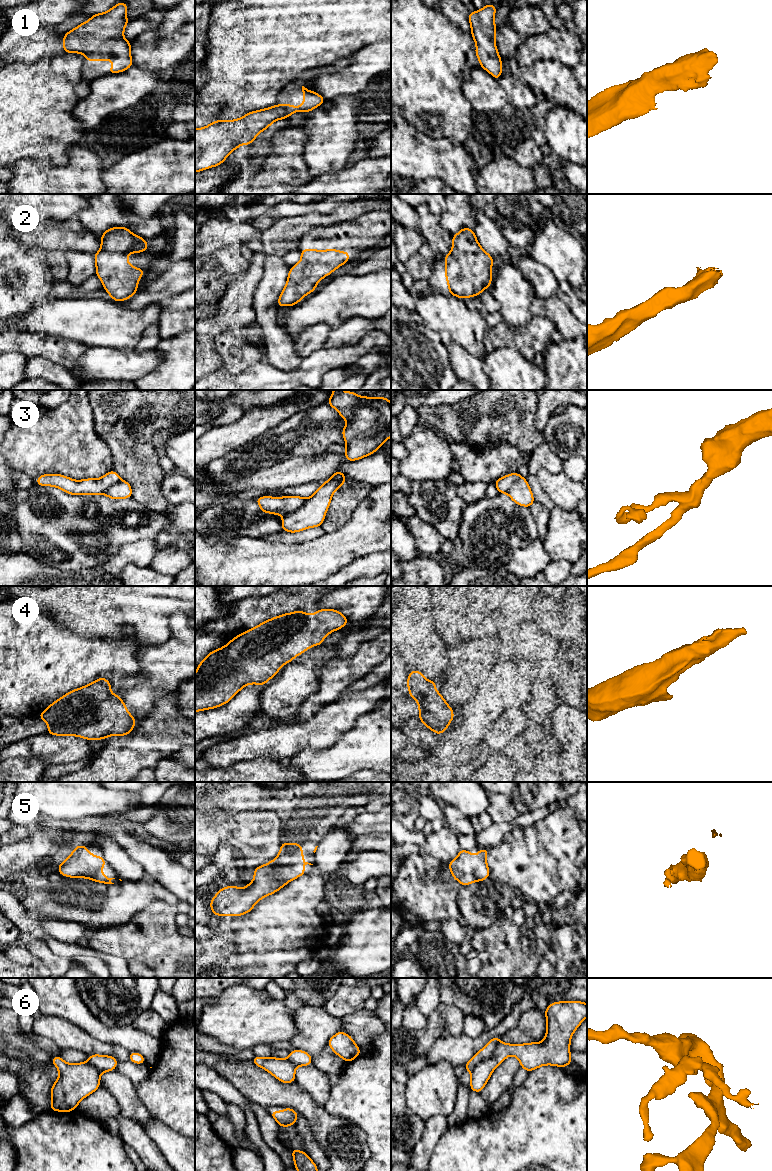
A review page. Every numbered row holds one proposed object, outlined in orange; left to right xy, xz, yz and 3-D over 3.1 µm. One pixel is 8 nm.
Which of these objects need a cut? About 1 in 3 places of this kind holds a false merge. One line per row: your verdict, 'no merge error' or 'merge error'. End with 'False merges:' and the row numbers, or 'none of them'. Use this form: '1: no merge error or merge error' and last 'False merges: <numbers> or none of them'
1: no merge error
2: no merge error
3: merge error
4: no merge error
5: no merge error
6: merge error
False merges: 3, 6

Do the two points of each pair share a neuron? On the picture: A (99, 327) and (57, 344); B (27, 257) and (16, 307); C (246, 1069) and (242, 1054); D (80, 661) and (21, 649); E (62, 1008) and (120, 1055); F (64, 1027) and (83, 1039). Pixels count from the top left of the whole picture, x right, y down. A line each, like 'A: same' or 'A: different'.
A: different
B: same
C: different
D: same
E: different
F: same

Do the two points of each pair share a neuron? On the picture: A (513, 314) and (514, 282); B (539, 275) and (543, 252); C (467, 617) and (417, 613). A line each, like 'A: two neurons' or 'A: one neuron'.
A: one neuron
B: two neurons
C: two neurons

